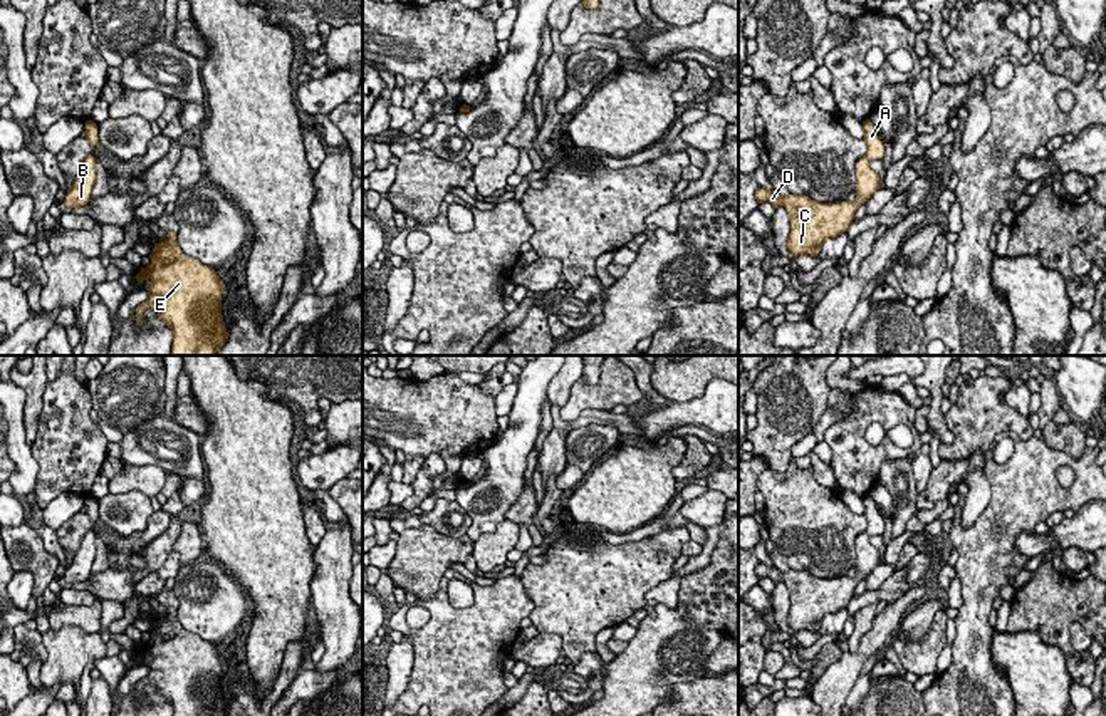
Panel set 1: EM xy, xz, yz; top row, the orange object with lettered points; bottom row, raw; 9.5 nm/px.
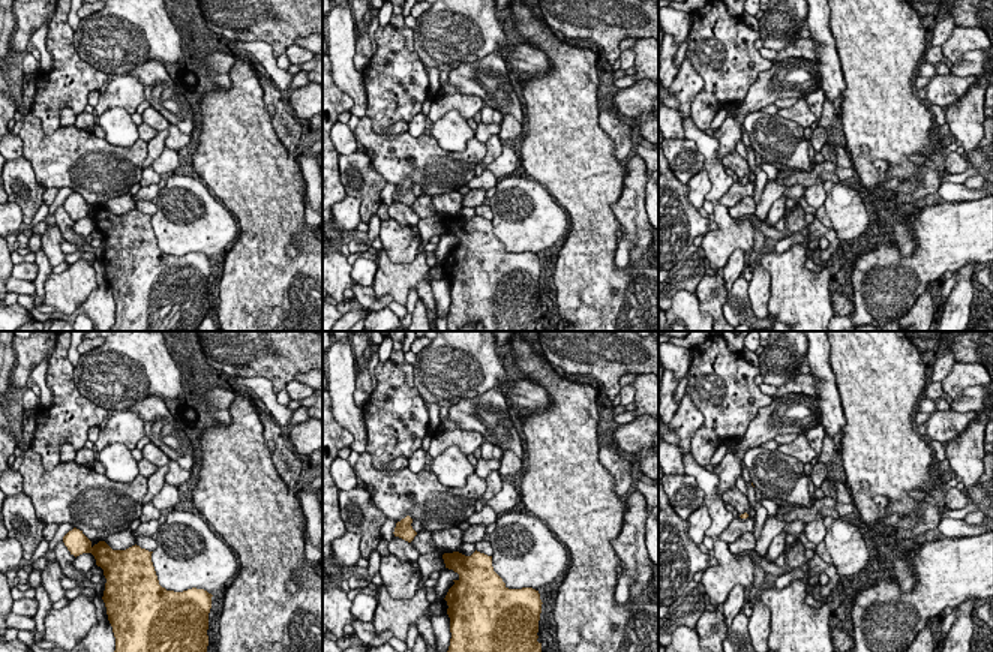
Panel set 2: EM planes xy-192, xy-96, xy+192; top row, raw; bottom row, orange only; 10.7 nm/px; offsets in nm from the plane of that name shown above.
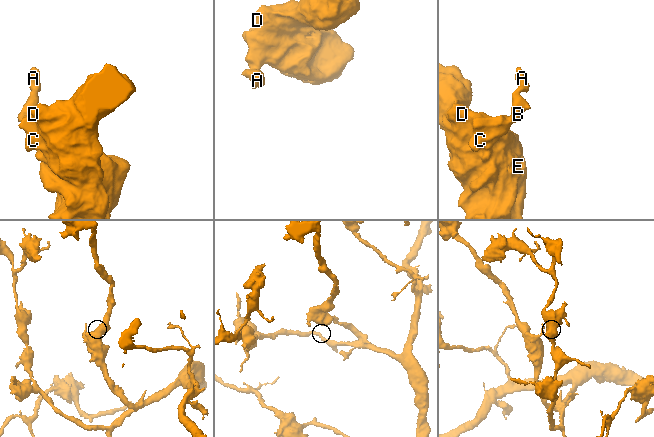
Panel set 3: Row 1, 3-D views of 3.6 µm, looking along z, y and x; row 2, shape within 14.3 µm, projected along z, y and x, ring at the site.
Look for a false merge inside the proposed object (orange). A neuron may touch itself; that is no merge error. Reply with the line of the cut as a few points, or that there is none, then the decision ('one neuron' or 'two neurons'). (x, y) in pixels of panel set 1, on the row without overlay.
cut none; one neuron

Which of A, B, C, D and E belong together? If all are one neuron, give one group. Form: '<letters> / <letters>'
A B C D E

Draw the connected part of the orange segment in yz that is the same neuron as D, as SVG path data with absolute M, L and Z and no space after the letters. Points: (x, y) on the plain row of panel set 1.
M869 495L863 496L863 503L868 528L856 538L858 573L854 577L821 579L806 570L782 572L775 565L757 563L755 575L759 579L769 577L774 585L779 582L785 584L790 597L787 624L794 632L817 632L821 620L827 614L836 614L848 607L856 585L864 580L876 565L884 563L884 558L869 542L873 535L884 533L884 520Z

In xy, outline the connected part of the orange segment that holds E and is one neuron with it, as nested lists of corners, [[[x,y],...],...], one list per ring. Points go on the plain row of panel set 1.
[[[176,609],[154,619],[151,639],[134,652],[139,659],[151,654],[149,674],[136,682],[136,701],[143,687],[153,684],[171,704],[173,716],[227,716],[222,691],[225,659],[211,642],[188,632],[176,619]]]

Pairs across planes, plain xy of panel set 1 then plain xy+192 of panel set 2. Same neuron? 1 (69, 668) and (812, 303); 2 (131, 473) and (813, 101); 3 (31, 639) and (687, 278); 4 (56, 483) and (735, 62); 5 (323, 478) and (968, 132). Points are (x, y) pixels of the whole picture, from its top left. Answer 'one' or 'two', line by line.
1: two
2: two
3: one
4: one
5: two

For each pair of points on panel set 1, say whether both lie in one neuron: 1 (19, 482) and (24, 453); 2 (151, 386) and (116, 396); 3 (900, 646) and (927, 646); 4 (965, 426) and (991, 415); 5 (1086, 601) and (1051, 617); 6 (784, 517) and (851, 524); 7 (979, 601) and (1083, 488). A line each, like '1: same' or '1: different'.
1: same
2: same
3: same
4: same
5: same
6: same
7: same

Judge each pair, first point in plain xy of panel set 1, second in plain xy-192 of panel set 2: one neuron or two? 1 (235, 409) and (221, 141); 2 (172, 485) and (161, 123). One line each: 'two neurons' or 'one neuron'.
1: one neuron
2: one neuron

